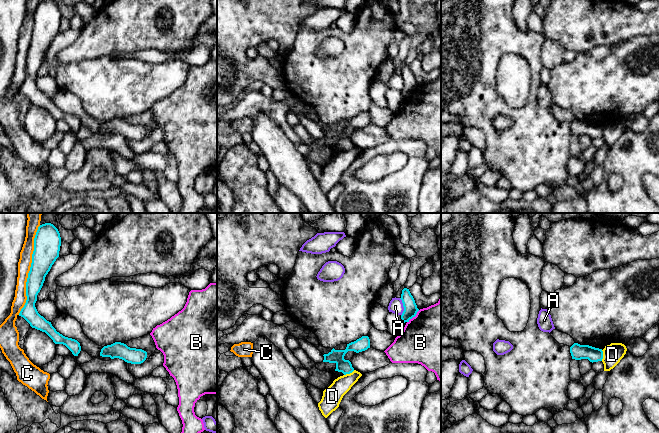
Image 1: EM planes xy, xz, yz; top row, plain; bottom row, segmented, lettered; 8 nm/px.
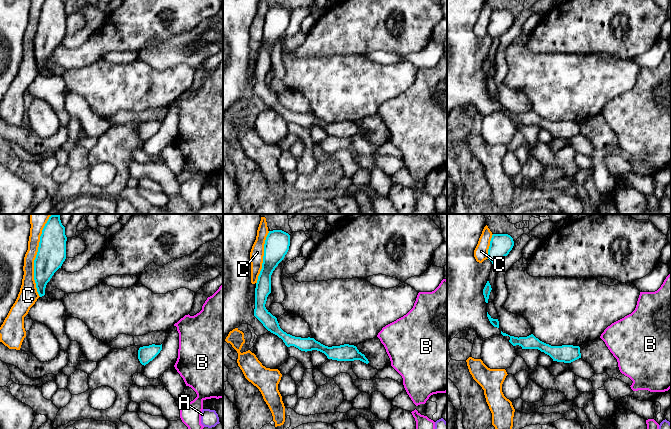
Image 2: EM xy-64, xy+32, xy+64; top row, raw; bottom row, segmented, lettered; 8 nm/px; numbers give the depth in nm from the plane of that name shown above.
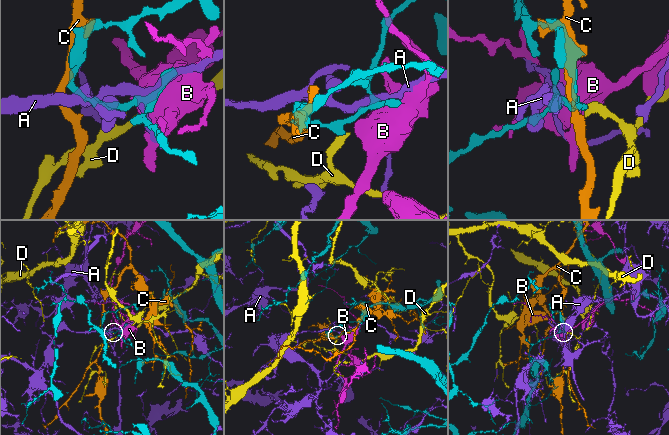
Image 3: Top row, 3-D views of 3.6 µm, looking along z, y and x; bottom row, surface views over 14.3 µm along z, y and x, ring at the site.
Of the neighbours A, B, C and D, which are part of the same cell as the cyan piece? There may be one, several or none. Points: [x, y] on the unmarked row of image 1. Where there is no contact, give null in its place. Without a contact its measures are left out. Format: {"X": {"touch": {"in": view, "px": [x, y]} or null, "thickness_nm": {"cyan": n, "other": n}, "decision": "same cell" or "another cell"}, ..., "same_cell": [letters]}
{"A": {"touch": {"in": "xz", "px": [403, 82]}, "thickness_nm": {"cyan": 110, "other": 110}, "decision": "another cell"}, "B": {"touch": {"in": "xz", "px": [413, 92]}, "thickness_nm": {"cyan": 110, "other": 480}, "decision": "another cell"}, "C": {"touch": {"in": "xy", "px": [30, 46]}, "thickness_nm": {"cyan": 220, "other": 110}, "decision": "another cell"}, "D": {"touch": {"in": "yz", "px": [602, 131]}, "thickness_nm": {"cyan": 120, "other": 160}, "decision": "another cell"}, "same_cell": []}

